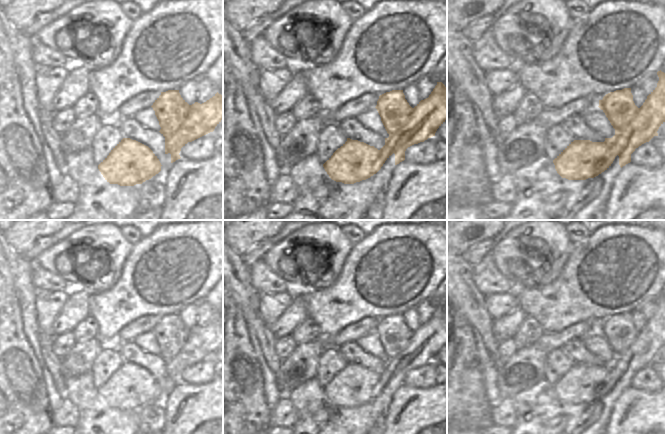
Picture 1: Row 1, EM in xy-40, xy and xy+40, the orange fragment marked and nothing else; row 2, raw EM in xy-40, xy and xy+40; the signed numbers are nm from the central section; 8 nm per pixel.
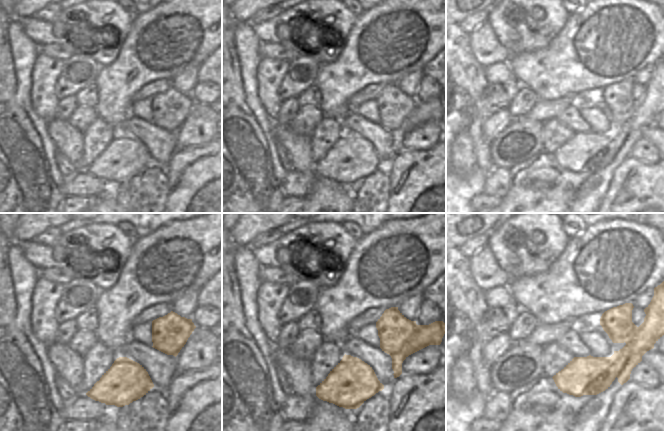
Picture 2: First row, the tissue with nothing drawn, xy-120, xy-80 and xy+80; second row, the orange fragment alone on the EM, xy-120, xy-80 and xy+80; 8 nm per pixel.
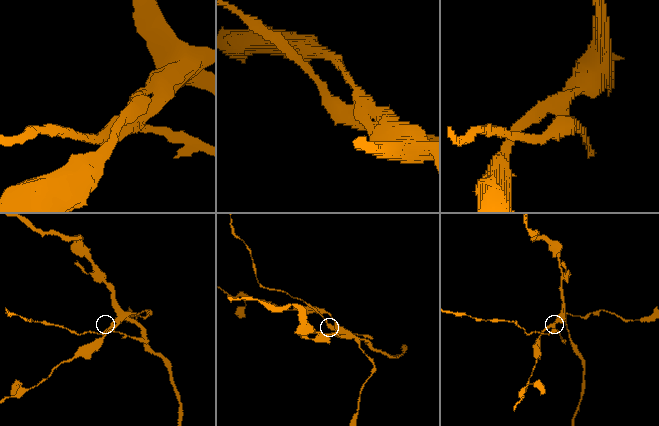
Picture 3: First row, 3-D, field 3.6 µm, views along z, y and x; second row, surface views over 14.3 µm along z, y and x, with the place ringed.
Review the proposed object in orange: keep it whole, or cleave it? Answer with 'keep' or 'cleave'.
cleave

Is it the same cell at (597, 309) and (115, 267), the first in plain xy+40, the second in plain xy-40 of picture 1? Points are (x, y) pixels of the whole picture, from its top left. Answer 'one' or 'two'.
two

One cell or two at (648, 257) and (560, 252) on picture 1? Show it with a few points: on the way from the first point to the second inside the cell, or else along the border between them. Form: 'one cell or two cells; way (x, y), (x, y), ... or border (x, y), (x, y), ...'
two cells; border (573, 244), (569, 256), (559, 273)

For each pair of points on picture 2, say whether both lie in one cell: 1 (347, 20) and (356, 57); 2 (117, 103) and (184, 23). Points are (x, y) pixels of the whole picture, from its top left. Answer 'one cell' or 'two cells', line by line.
1: two cells
2: one cell

